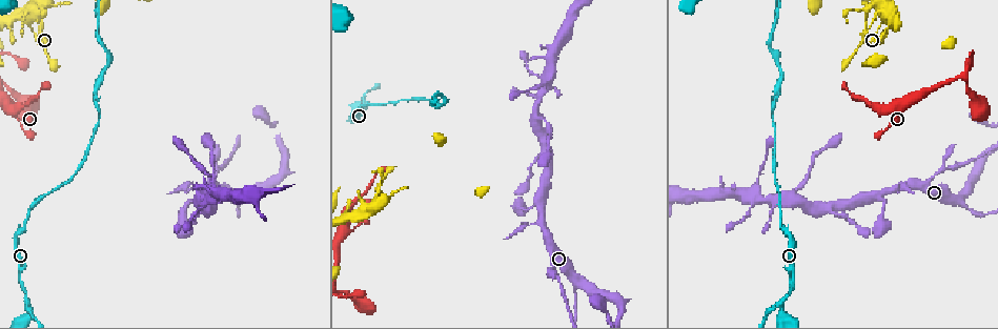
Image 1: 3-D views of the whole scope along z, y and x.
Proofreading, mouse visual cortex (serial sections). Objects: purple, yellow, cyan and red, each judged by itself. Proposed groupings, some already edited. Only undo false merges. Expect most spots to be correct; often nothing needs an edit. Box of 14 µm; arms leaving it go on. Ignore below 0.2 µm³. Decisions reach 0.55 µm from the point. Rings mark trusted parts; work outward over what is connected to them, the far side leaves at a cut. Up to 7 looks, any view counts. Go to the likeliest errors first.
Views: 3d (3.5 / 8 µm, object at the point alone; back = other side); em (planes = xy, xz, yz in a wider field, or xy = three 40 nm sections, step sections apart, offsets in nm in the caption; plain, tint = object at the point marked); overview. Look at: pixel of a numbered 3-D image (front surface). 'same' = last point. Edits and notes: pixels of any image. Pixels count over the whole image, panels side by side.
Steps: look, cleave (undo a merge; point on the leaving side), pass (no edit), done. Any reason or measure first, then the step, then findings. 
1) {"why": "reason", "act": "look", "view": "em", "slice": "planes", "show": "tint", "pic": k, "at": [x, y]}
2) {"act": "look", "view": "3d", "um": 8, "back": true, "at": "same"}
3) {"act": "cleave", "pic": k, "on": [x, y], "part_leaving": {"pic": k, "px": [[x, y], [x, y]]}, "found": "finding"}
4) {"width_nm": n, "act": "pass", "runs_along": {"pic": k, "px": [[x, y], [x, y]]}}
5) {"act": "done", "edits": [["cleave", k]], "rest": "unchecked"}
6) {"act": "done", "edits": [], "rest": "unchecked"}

{"why": "thick turns thin", "act": "look", "view": "3d", "um": 3.5, "pic": 1, "at": [29, 303]}

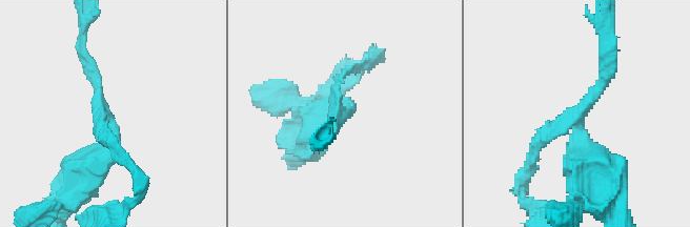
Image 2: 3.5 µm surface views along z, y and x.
{"why": "need the tissue", "act": "look", "view": "em", "slice": "xy", "step": 5, "show": "tint", "pic": 2, "at": [337, 112]}

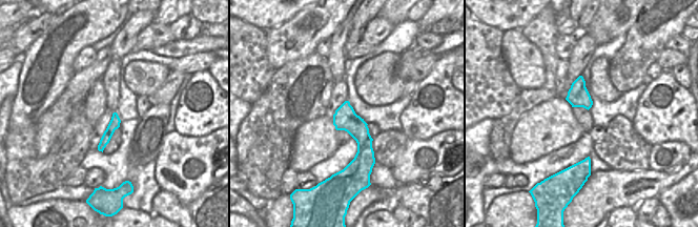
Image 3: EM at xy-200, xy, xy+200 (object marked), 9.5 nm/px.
{"arms": 3, "arm_widths_nm": [150, 200, 300], "act": "pass", "runs_along": {"pic": 2, "px": [[610, 57], [577, 115], [581, 172]]}, "found": "all the same cell"}

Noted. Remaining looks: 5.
{"why": "abrupt turn", "act": "look", "view": "3d", "um": 3.5, "pic": 1, "at": [346, 231]}

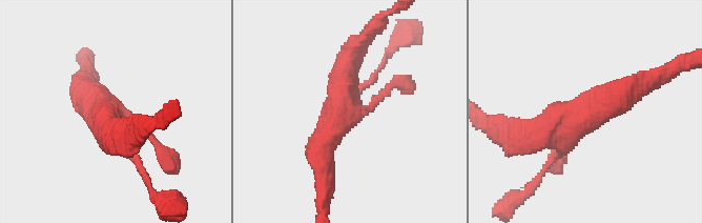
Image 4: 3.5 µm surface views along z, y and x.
{"why": "now the EM", "act": "look", "view": "em", "slice": "xy", "step": 2, "show": "tint", "pic": 4, "at": [355, 113]}

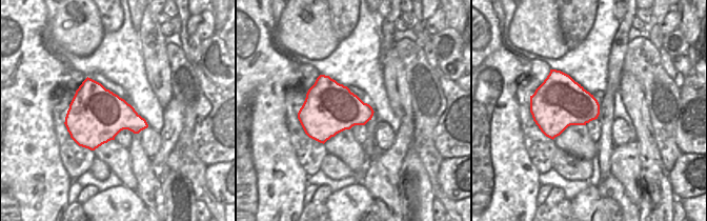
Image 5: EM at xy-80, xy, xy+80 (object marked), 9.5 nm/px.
{"width_nm": 500, "act": "pass", "runs_along": {"pic": 4, "px": [[403, 84], [334, 124], [322, 160]]}, "found": "continuous, no second cell"}

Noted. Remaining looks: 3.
{"why": "branch point", "act": "look", "view": "3d", "um": 3.5, "pic": 1, "at": [38, 16]}

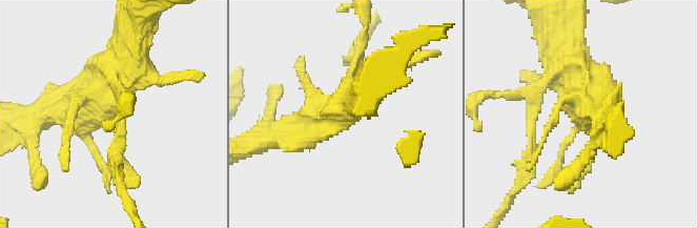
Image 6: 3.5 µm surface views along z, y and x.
{"why": "shape alone is not enough", "act": "look", "view": "em", "slice": "planes", "show": "tint", "pic": 6, "at": [576, 105]}

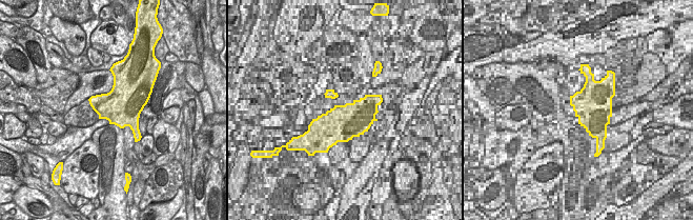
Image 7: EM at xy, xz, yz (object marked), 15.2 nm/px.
{"act": "pass", "runs_along": {"pic": 6, "px": [[125, 169], [105, 107], [116, 82]]}, "found": "one cell here"}

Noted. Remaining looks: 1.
{"act": "done", "edits": [], "rest": "unchecked"}

